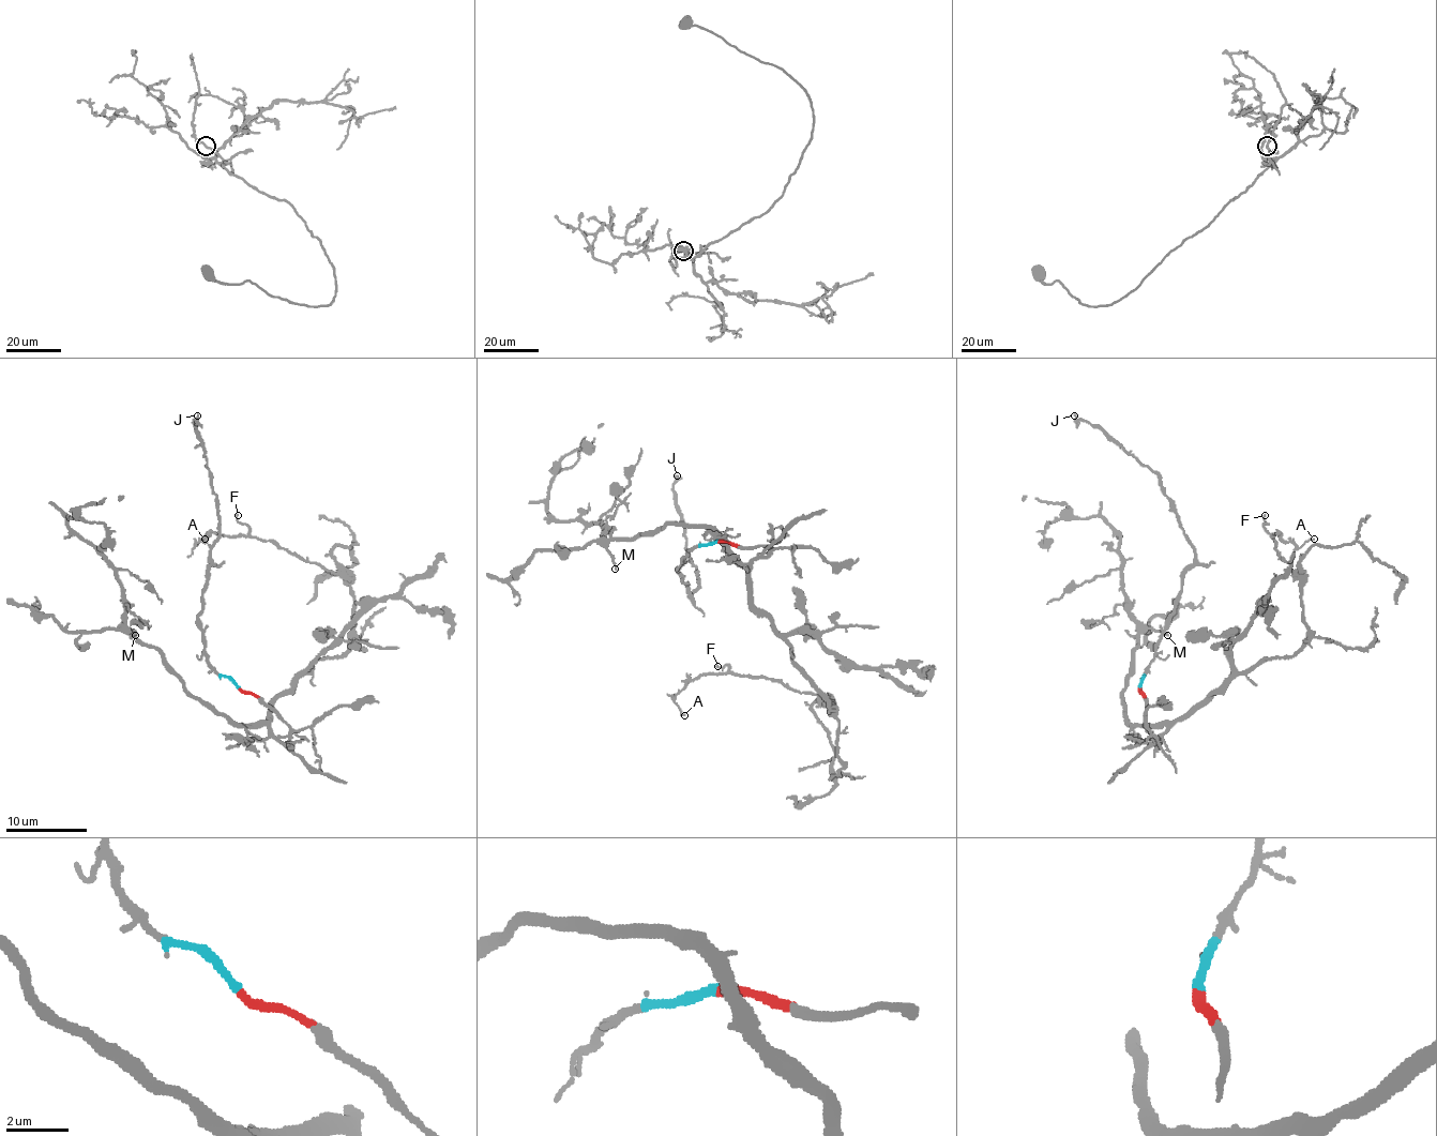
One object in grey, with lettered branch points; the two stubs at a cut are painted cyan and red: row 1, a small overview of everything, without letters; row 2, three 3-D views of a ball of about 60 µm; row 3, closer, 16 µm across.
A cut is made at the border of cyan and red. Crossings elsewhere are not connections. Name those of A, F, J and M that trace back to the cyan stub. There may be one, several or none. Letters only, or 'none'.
J

